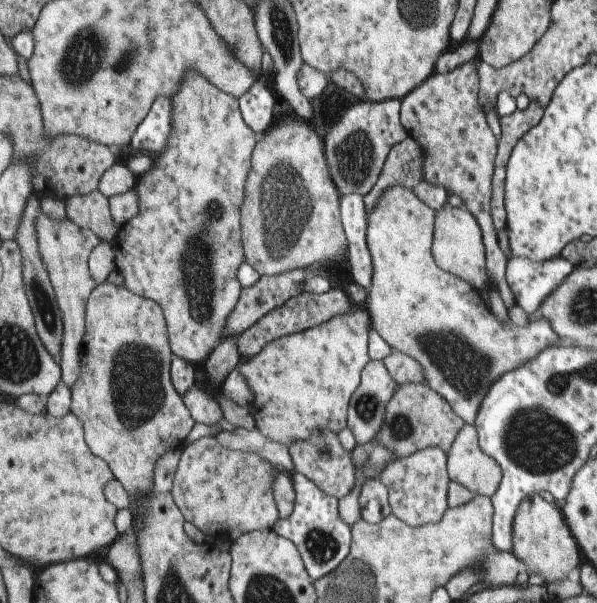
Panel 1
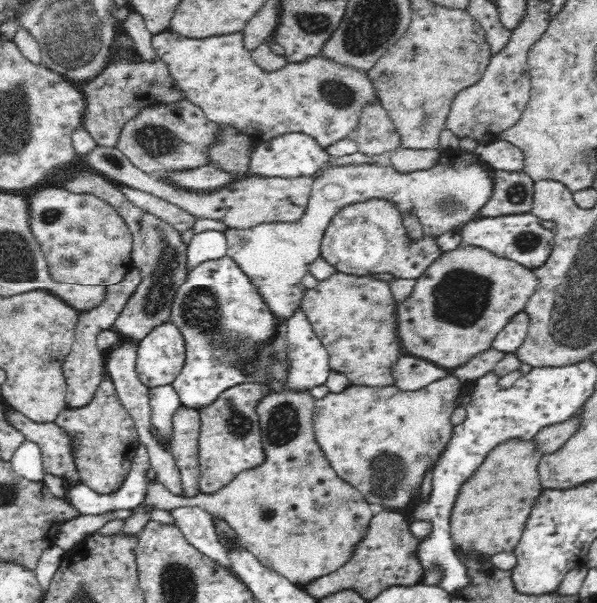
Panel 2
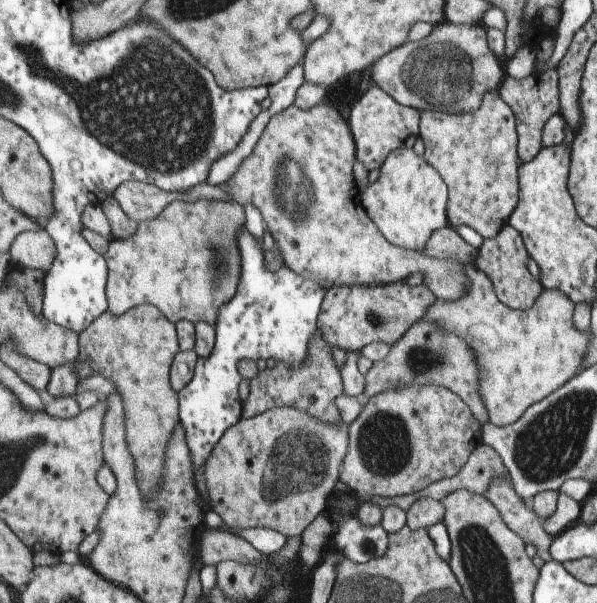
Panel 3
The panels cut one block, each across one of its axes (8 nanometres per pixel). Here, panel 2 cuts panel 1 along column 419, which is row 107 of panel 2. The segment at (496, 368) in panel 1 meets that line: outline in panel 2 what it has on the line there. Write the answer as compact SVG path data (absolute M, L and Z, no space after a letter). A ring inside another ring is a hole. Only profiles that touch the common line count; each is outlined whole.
M172 28L166 32L160 32L152 38L152 46L156 54L168 64L170 76L176 80L178 88L186 92L186 98L204 110L206 118L210 122L216 122L218 126L230 126L248 132L256 142L270 142L278 136L286 136L292 132L302 132L306 136L312 136L318 146L328 148L330 144L336 144L338 140L348 138L356 128L358 120L366 106L378 104L378 94L368 78L368 72L334 62L324 58L322 54L310 56L302 62L290 62L280 70L264 70L260 68L252 52L244 48L244 34L224 34L224 36L210 36L210 38L186 38L174 32Z

